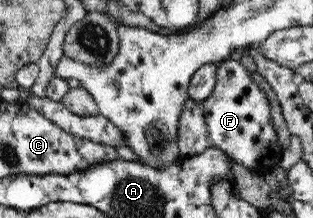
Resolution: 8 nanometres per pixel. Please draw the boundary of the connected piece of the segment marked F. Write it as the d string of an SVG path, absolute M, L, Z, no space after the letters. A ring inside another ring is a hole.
M229 58L217 65L213 92L205 100L196 101L203 110L211 146L222 150L236 164L263 176L280 164L284 151L271 121L271 102L241 61Z

